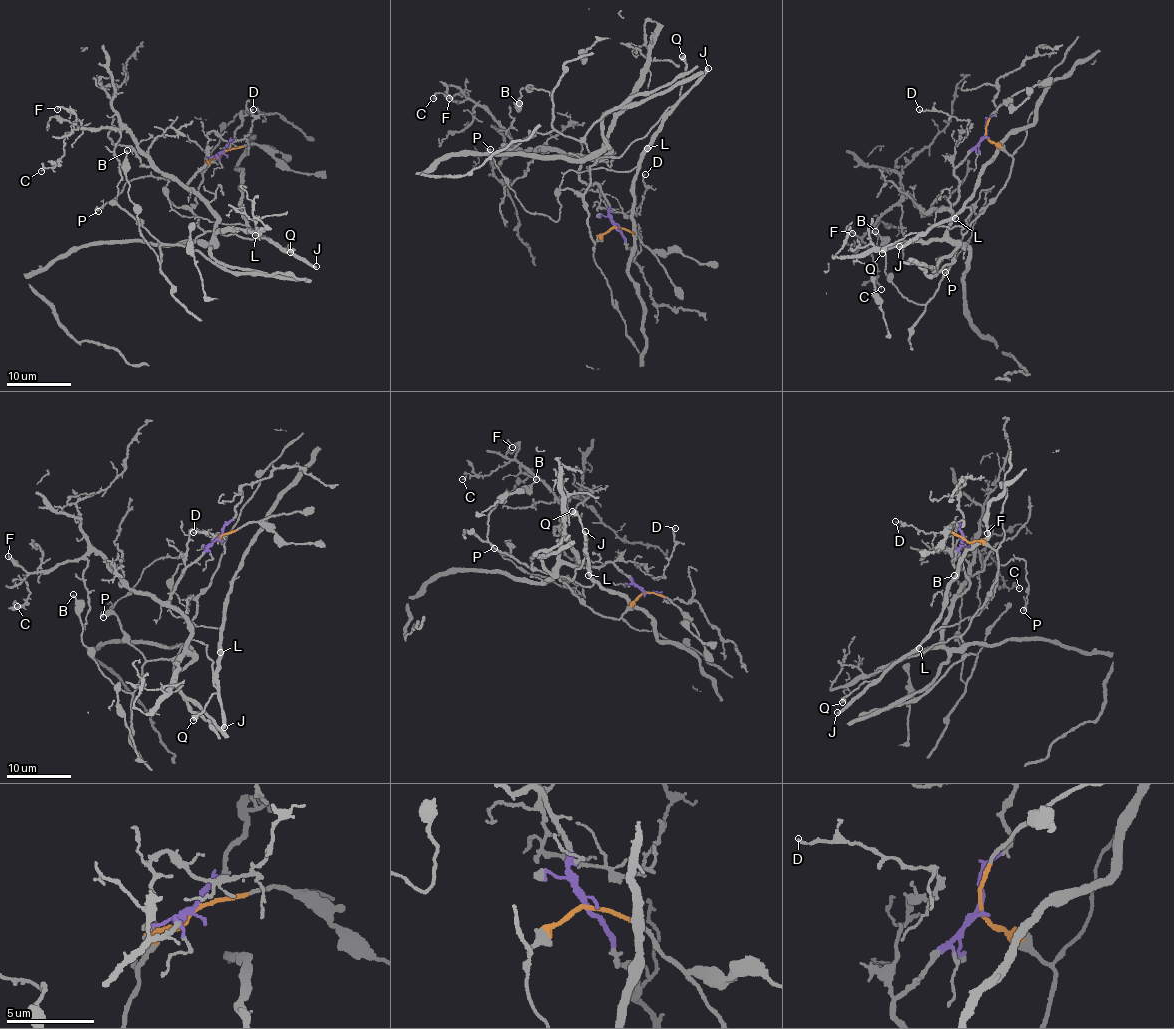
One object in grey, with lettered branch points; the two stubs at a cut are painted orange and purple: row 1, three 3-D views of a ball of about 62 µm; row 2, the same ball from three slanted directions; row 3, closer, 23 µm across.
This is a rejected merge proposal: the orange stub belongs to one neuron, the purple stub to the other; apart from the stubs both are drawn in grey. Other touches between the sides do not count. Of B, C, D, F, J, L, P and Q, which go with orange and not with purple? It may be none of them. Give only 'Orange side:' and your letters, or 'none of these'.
Orange side: B, J, L, P, Q

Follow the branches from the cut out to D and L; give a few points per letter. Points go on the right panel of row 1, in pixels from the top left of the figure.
D: (985, 134), (955, 166), (954, 146), (960, 130), (967, 132), (970, 123), (947, 113), (918, 109)
L: (986, 134), (1012, 158), (1010, 176), (978, 216), (973, 212), (967, 227), (970, 207), (955, 218)

